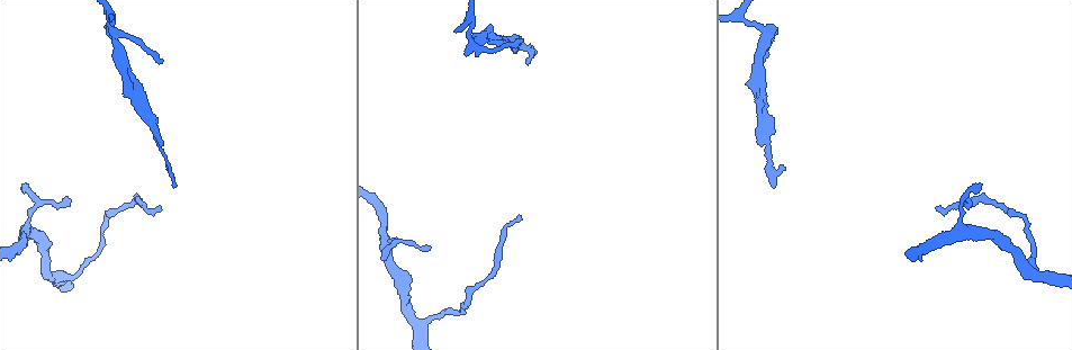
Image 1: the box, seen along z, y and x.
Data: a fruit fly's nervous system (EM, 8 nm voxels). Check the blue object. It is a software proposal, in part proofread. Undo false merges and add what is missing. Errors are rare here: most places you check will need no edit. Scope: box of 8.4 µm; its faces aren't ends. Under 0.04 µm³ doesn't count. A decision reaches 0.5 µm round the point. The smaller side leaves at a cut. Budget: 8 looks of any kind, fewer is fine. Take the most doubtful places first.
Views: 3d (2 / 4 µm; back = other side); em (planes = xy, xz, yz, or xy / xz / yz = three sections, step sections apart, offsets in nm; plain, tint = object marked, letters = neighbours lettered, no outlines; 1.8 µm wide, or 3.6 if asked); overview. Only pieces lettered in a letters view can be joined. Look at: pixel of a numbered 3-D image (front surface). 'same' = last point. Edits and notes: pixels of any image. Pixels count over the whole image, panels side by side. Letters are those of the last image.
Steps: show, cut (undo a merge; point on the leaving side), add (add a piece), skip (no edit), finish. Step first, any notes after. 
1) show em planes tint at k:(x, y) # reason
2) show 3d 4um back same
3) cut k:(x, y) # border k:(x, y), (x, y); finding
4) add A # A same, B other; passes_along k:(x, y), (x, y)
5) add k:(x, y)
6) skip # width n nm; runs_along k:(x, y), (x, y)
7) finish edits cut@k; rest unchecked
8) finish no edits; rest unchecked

show 3d 2um at 1:(750, 23) # abrupt turn

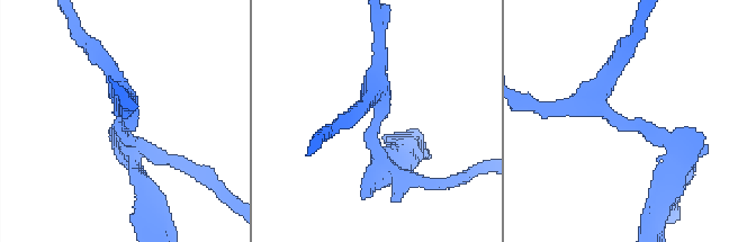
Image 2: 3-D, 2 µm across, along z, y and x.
show em xz step 8 tint at 2:(629, 120) # need the tissue

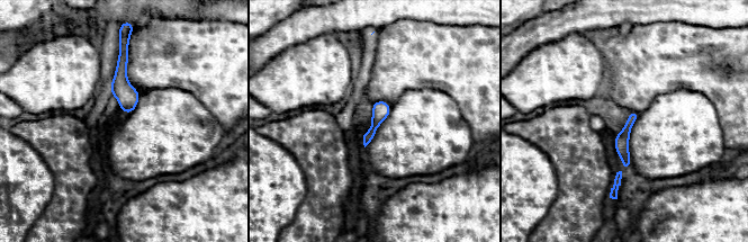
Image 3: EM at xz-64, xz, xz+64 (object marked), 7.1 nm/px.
show em planes letters same # cut it another way

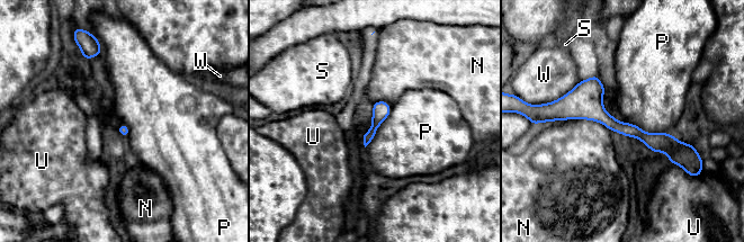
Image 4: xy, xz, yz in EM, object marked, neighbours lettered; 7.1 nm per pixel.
cut 4:(686, 155) # width 80 nm; longest_contact N 440 nm; N other, P other, S other, U other, W other; two cells meet here

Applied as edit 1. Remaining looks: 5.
show em planes letters at 1:(521, 219)

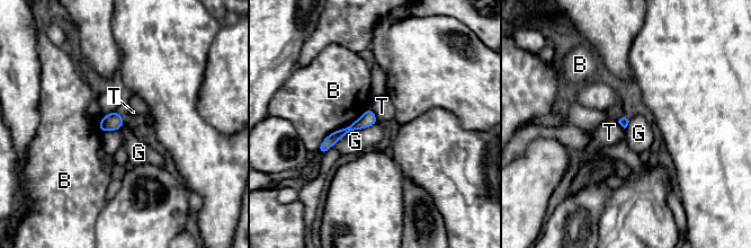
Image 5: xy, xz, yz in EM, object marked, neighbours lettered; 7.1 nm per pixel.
skip # B other, G other, T other; runs_along 5:(372, 115), (336, 135), (321, 149); none of them fits

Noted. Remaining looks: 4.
show em planes letters at 1:(430, 248) # tapers out

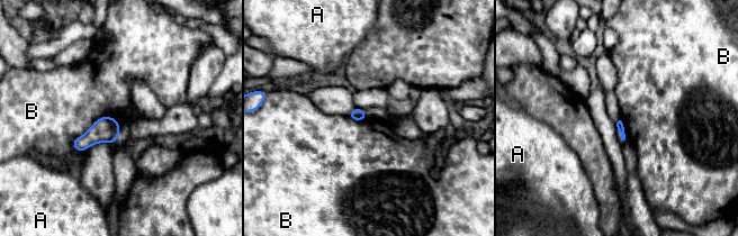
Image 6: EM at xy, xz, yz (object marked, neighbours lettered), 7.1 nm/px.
skip # A other, B other; border 6:(120, 125), (101, 116), (72, 147); none of them fits

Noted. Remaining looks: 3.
finish edits cut@4; rest unchecked

